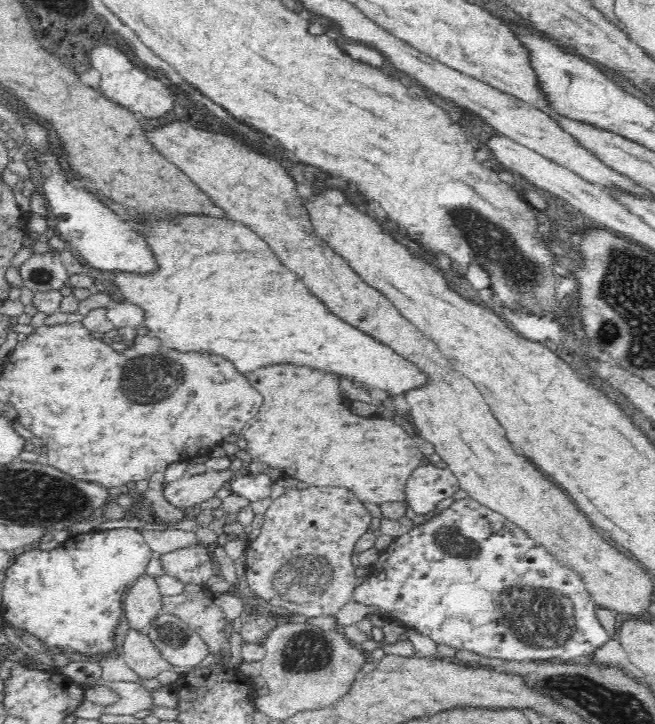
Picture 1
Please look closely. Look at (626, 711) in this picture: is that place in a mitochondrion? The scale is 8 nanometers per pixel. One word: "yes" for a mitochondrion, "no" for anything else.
yes

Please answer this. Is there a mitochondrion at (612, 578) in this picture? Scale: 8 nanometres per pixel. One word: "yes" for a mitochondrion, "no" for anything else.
no

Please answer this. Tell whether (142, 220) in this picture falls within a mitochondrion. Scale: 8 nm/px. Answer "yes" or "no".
no

